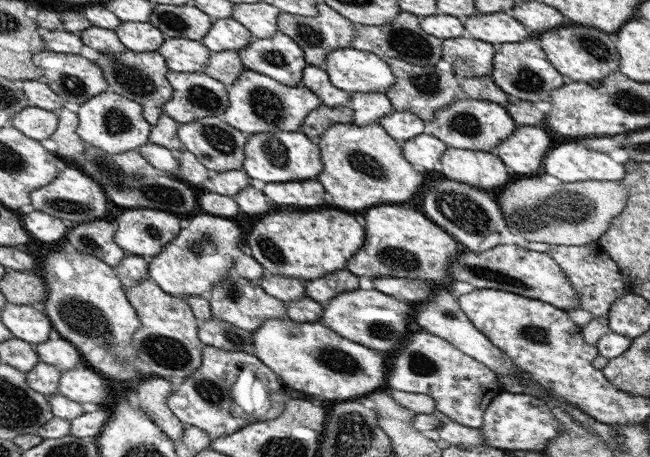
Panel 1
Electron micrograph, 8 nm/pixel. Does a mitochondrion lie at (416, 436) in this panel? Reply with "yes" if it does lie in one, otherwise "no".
no

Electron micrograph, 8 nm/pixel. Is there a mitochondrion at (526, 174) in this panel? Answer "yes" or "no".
no

